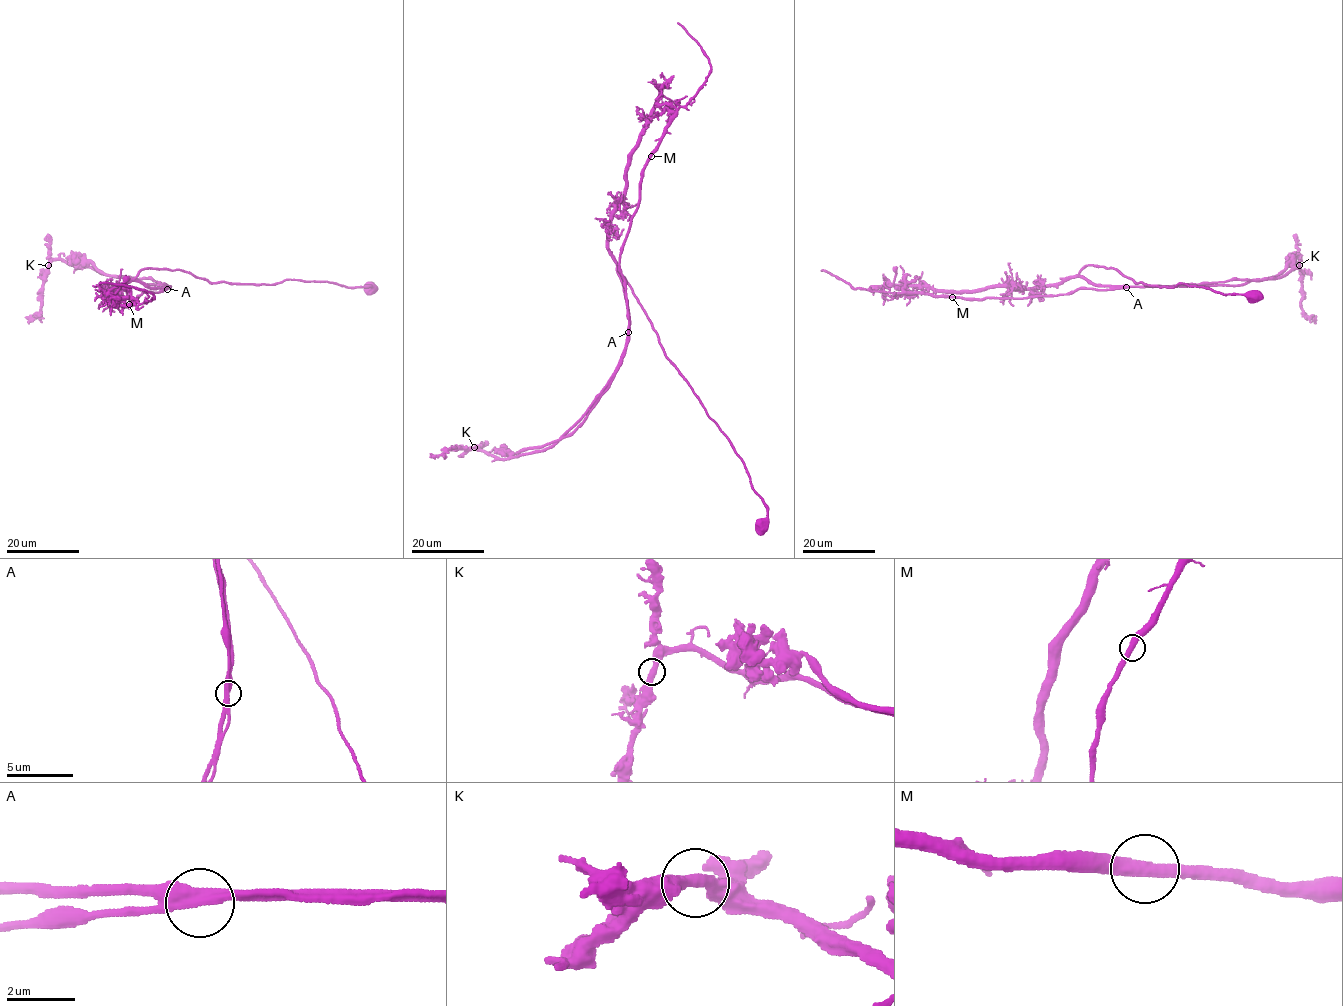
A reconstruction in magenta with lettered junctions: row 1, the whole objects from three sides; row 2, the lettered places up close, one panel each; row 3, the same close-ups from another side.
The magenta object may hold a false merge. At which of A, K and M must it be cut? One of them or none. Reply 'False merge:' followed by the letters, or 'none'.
False merge: A

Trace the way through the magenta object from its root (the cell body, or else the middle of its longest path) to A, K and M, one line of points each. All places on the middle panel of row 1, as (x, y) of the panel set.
A: (761, 523), (767, 517), (767, 506), (752, 487), (744, 462), (666, 355), (651, 322), (622, 276), (628, 331)
K: (761, 523), (767, 506), (744, 462), (622, 276), (629, 341), (588, 410), (540, 450), (496, 459), (474, 447)
M: (761, 523), (767, 506), (744, 462), (666, 355), (622, 276), (627, 313), (620, 252), (651, 156)

